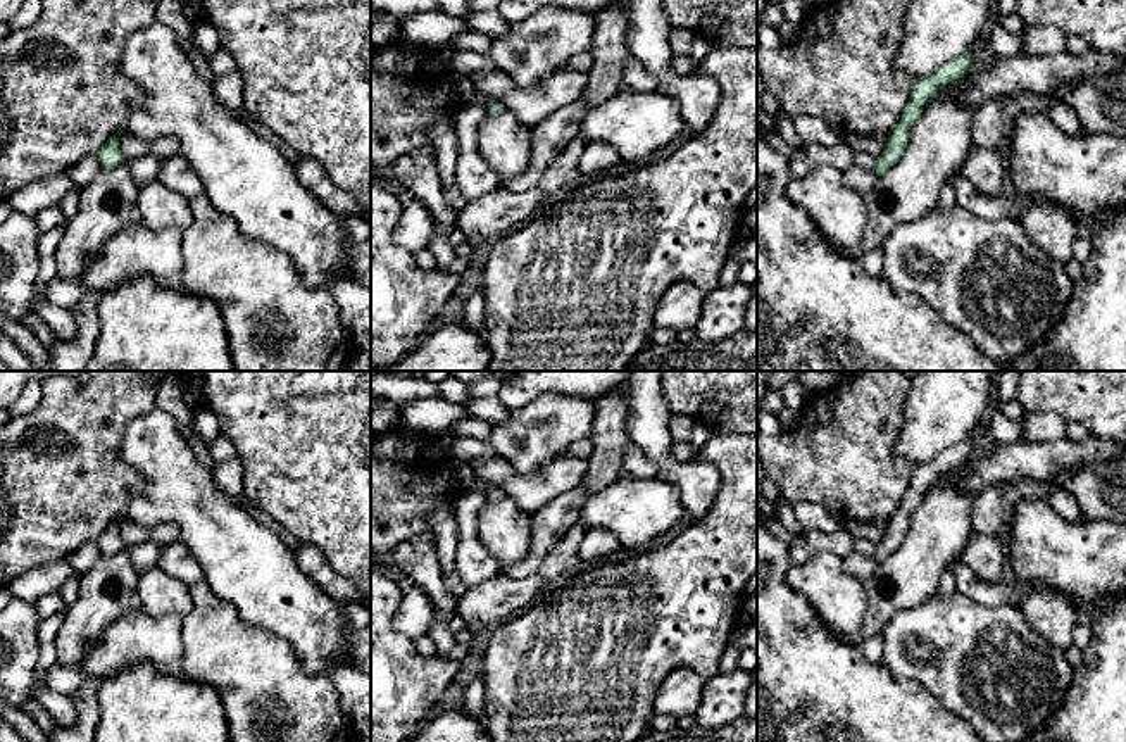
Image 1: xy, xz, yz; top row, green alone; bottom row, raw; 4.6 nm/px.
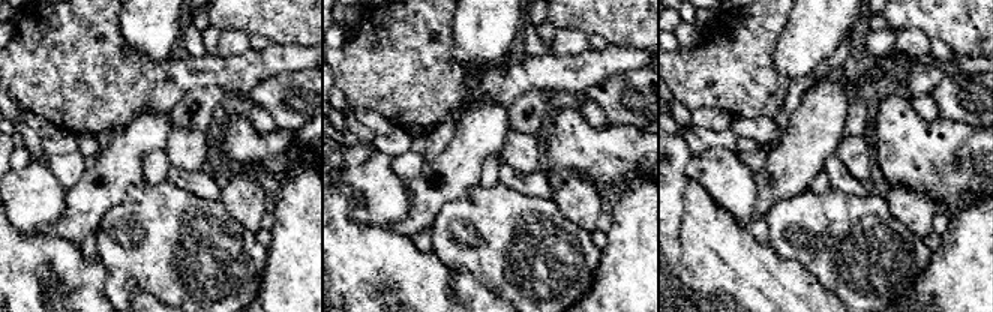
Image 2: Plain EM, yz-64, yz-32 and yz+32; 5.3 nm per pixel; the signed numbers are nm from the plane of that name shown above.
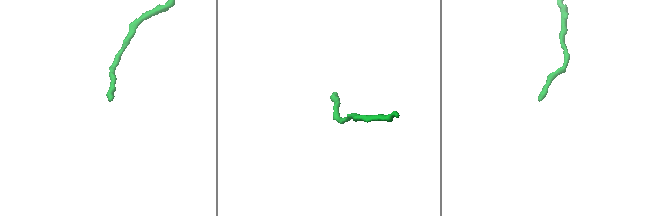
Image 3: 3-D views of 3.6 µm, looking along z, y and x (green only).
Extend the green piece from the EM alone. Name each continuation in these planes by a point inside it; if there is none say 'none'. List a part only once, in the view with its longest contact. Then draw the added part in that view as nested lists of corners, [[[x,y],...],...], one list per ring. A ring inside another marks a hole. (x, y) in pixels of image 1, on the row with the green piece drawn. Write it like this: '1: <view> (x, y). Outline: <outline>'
1: xz (468, 94). Outline: [[[457,72],[454,74],[454,88],[455,88],[457,102],[459,102],[460,107],[481,102],[488,109],[491,109],[493,104],[495,104],[495,100],[488,98],[486,95],[483,95],[478,90],[474,81],[471,81],[469,78],[460,76]]]

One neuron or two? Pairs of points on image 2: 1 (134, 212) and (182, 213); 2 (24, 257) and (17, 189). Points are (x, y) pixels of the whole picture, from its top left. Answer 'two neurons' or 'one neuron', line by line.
1: one neuron
2: two neurons

